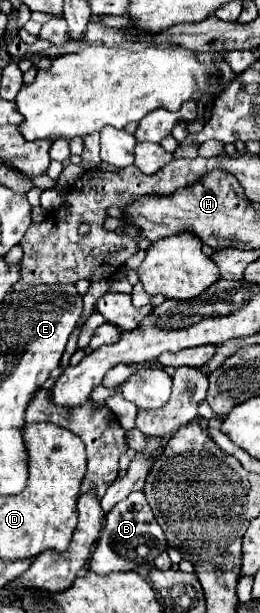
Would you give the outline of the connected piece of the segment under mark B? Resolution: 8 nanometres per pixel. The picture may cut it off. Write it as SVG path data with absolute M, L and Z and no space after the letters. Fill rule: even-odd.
M136 491L136 493L130 493L124 501L116 505L116 509L112 509L106 515L106 523L102 527L100 539L90 557L90 571L94 571L96 575L108 575L112 571L134 571L140 565L154 561L162 551L166 551L164 533L156 523L144 493ZM140 547L146 547L144 555L138 551Z

